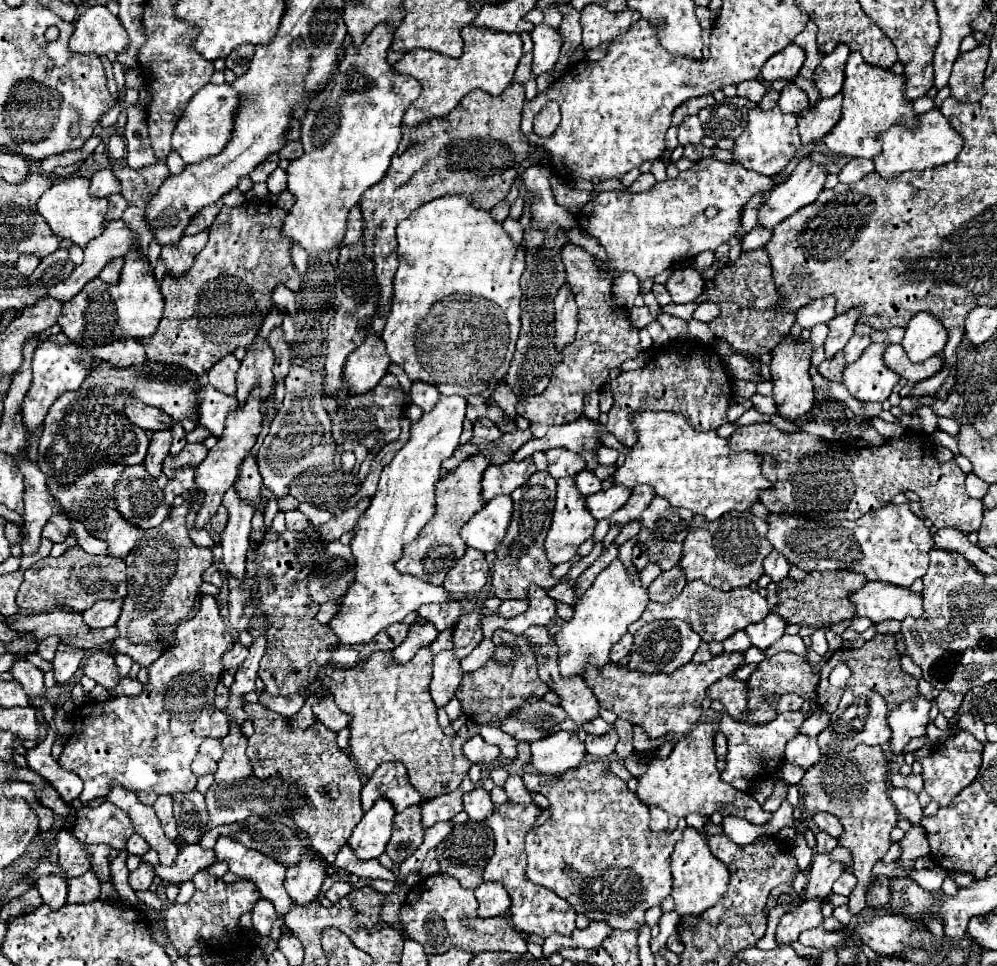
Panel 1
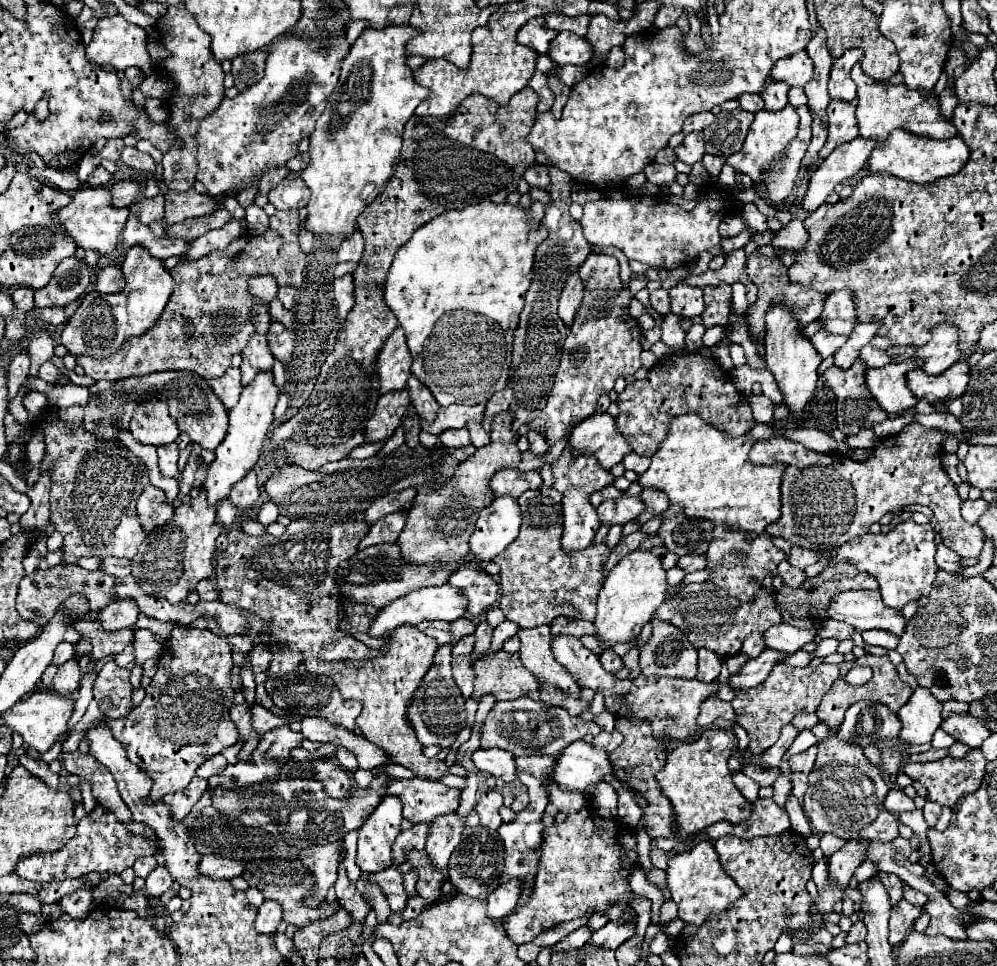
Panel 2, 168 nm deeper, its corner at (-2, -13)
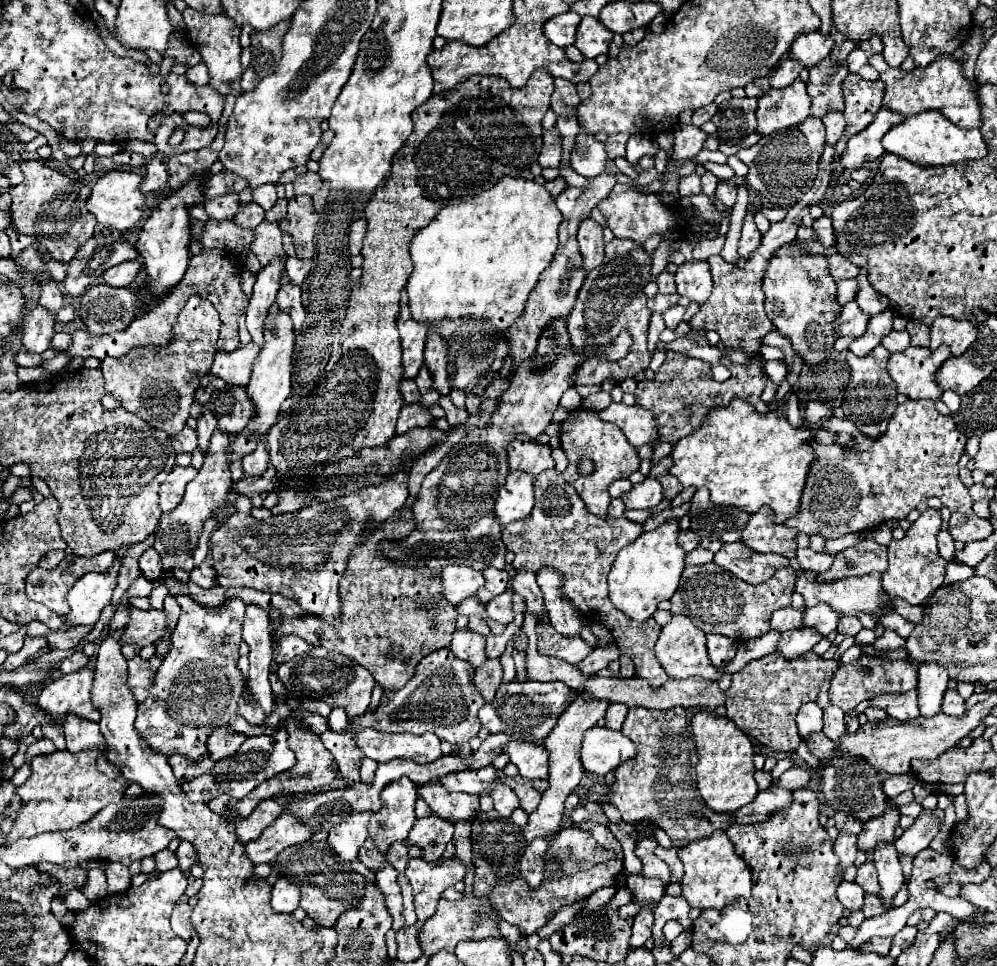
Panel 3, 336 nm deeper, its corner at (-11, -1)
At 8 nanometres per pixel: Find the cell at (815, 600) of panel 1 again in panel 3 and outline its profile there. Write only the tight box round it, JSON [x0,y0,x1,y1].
[817,539,887,583]

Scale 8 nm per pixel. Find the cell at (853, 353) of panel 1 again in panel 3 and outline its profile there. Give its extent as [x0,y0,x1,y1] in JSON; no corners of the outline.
[881,331,909,353]

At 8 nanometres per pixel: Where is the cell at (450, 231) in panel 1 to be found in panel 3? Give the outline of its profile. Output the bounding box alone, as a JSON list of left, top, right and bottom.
[407,175,563,391]

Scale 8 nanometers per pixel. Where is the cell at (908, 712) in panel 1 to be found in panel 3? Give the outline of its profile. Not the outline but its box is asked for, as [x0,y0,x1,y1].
[919,665,947,717]

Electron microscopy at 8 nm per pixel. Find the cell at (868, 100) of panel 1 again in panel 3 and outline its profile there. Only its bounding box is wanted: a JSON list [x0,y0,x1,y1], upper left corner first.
[869,55,981,129]

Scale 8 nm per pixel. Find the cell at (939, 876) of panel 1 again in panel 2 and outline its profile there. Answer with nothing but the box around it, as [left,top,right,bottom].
[846,921,866,943]

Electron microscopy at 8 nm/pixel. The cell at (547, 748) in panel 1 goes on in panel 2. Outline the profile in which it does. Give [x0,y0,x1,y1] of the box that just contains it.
[554,741,612,791]

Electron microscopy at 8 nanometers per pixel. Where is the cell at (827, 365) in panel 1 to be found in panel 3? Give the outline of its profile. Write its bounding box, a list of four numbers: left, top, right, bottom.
[843,345,897,425]

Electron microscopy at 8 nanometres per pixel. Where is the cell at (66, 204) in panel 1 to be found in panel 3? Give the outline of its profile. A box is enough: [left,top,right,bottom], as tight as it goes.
[87,171,145,233]

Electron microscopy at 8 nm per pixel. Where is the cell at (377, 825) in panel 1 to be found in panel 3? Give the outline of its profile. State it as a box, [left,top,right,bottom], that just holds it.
[369,777,415,855]

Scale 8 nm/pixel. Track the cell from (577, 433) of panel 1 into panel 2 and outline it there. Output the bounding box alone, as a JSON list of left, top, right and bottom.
[568,413,632,469]

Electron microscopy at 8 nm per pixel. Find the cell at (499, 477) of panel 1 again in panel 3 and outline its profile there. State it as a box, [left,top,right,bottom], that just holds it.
[507,437,553,475]

